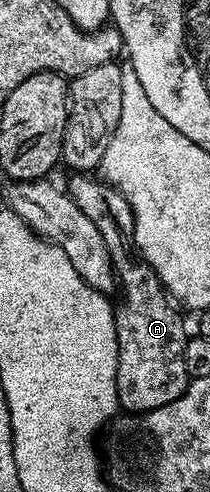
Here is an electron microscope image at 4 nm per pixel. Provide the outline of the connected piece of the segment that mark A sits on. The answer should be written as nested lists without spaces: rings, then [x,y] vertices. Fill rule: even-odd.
[[[74,174],[71,175],[68,191],[70,197],[92,218],[92,223],[96,225],[96,230],[100,230],[100,235],[104,237],[104,242],[108,246],[108,254],[114,263],[114,273],[118,276],[118,288],[122,292],[122,301],[117,301],[114,309],[114,321],[116,322],[116,363],[114,365],[114,390],[116,400],[127,413],[151,412],[168,402],[176,402],[180,394],[184,394],[188,383],[186,367],[184,366],[184,346],[188,339],[186,324],[182,321],[180,313],[174,309],[174,304],[170,301],[170,296],[166,293],[166,288],[162,285],[160,277],[154,273],[154,268],[150,264],[145,264],[138,257],[138,252],[134,249],[134,211],[130,208],[130,201],[126,200],[114,189],[113,184],[107,184],[105,180],[94,174]]]

